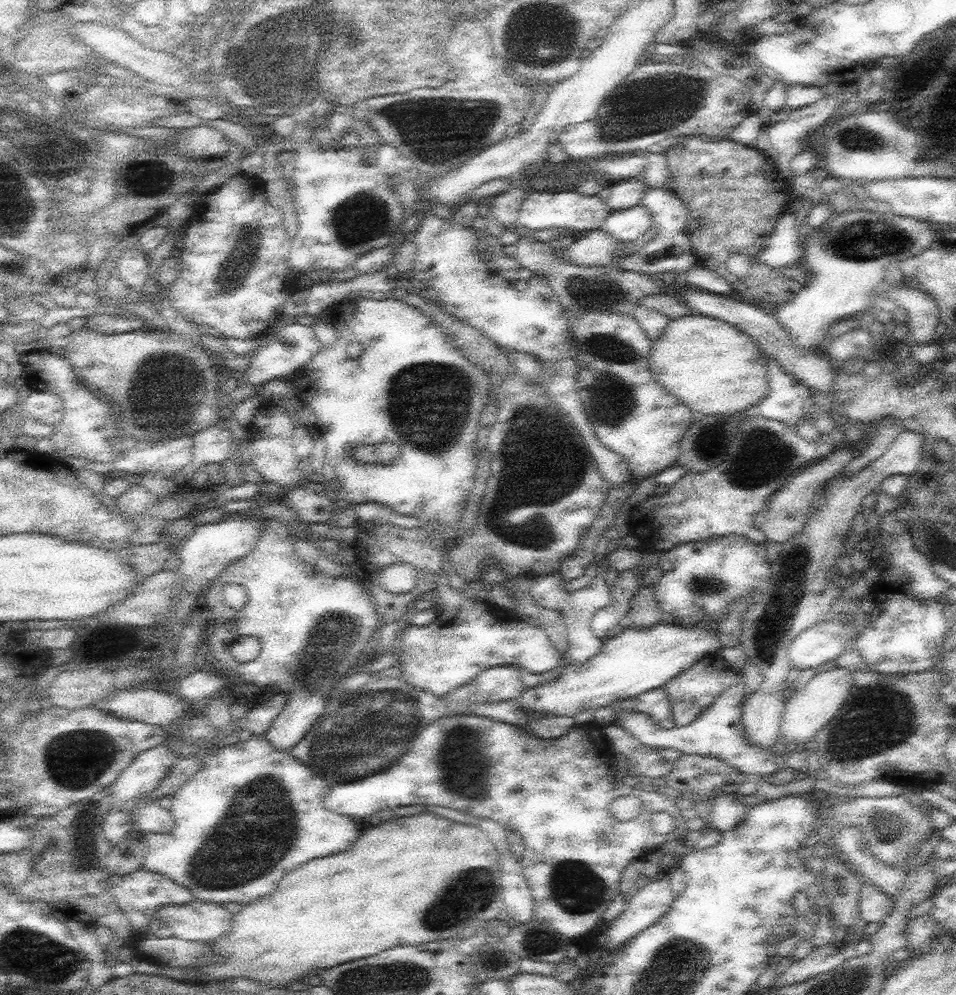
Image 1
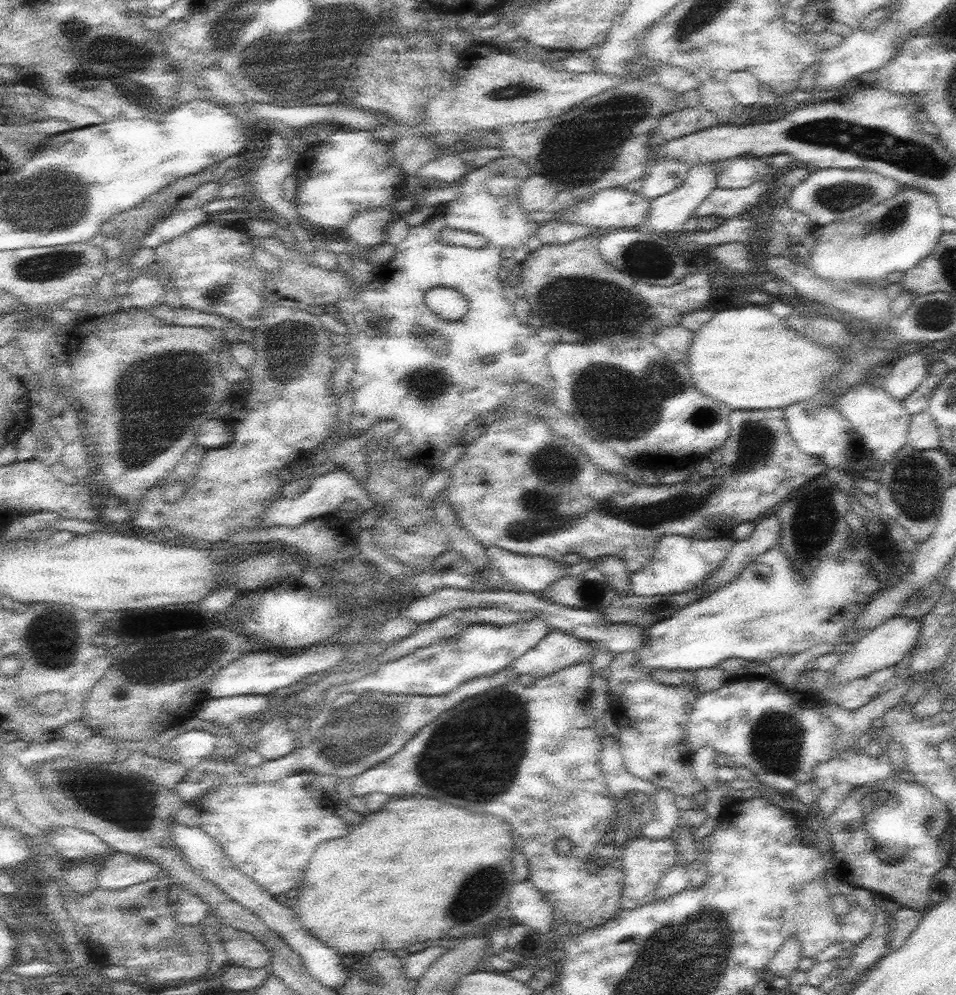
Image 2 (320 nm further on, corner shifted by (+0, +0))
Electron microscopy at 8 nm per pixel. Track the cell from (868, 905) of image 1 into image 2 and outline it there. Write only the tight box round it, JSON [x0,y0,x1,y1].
[842,904,875,945]

